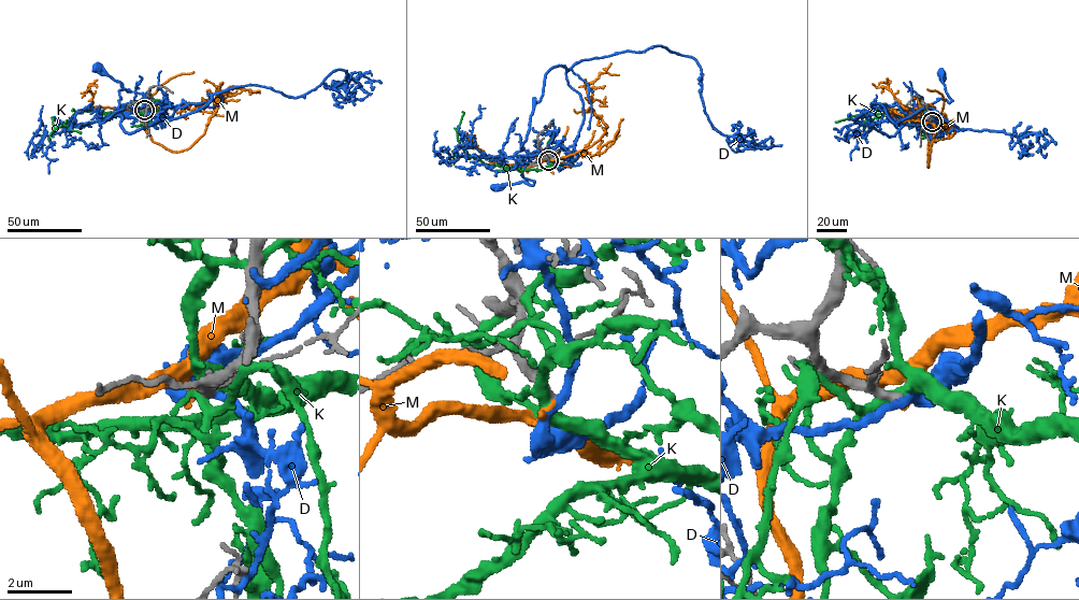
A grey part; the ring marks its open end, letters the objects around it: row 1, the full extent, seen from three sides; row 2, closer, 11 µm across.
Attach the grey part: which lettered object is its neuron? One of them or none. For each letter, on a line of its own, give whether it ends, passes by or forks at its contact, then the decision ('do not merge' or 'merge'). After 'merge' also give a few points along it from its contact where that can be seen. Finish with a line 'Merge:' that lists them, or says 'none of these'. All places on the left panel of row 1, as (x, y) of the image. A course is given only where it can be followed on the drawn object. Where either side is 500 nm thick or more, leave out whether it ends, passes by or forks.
D: it passes by; do not merge
K: it forks; do not merge
M: it ends; do not merge
Merge: none of these

